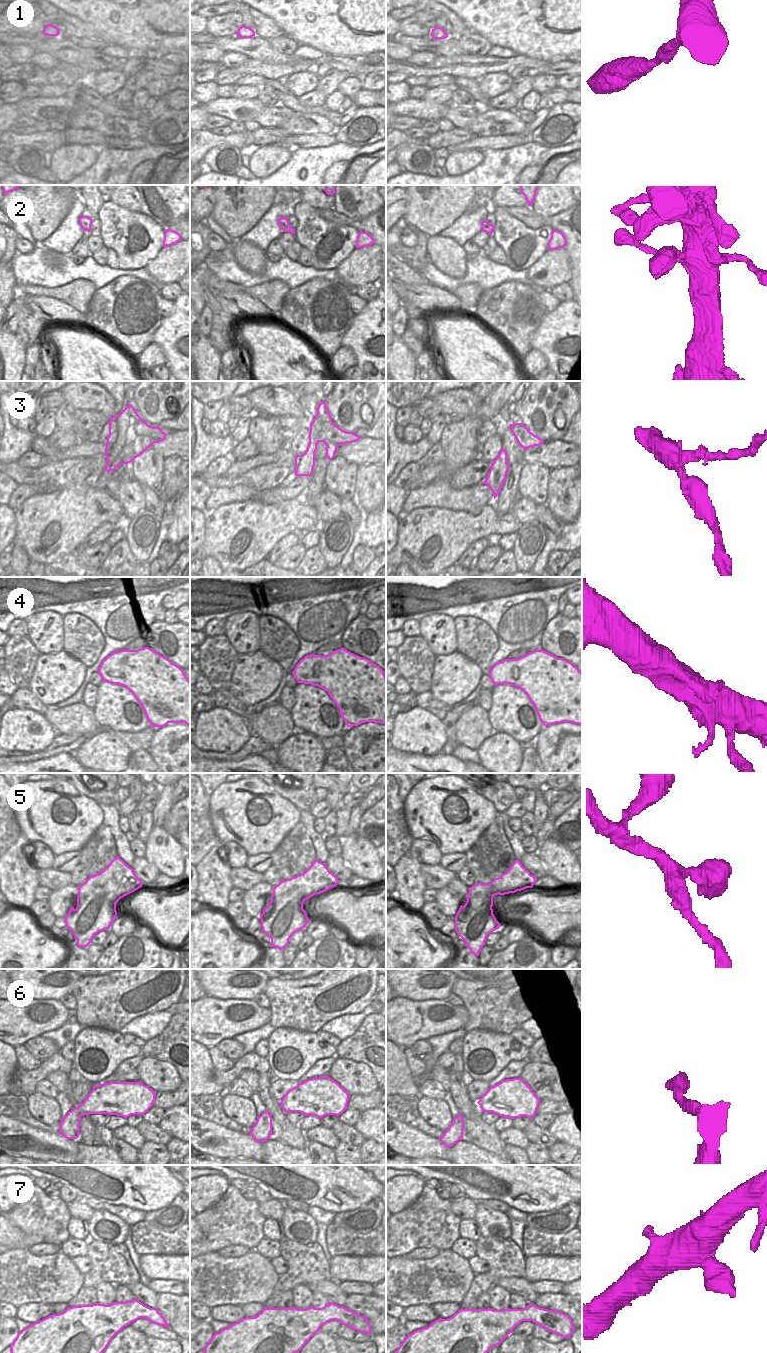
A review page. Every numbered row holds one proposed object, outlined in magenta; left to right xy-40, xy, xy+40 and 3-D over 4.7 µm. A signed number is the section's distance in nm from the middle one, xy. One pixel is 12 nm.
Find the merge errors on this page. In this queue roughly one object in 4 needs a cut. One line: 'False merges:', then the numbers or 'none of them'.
False merges: 3

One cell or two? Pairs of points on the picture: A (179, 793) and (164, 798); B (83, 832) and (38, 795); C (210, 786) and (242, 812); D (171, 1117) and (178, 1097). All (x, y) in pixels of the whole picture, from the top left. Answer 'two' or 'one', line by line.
A: two
B: one
C: two
D: two

